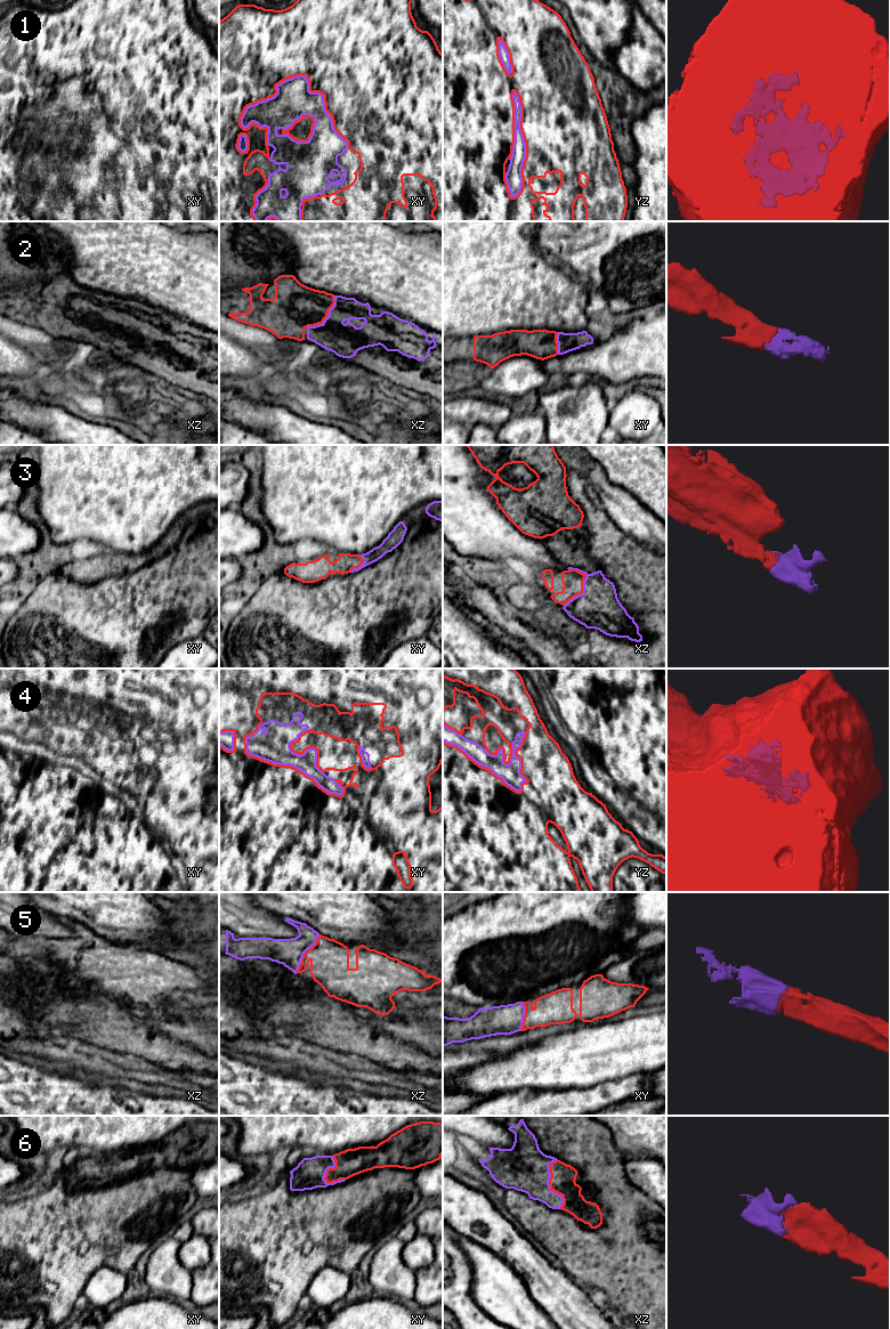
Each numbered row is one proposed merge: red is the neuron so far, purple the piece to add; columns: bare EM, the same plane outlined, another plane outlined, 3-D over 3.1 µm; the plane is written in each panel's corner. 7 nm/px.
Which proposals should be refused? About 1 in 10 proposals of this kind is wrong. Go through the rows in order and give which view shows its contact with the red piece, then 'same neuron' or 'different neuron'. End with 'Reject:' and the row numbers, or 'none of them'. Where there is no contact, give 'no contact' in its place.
1: meets red in xy; same neuron
2: meets red in xz; same neuron
3: meets red in xz; same neuron
4: meets red in yz; same neuron
5: meets red in xz; same neuron
6: meets red in xz; same neuron
Reject: none of them

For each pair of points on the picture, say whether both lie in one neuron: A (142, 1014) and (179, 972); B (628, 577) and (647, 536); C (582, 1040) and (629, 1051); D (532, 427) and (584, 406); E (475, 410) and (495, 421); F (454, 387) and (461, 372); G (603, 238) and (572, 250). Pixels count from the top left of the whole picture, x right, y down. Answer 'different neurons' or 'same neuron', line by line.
A: same neuron
B: different neurons
C: same neuron
D: same neuron
E: same neuron
F: same neuron
G: same neuron

